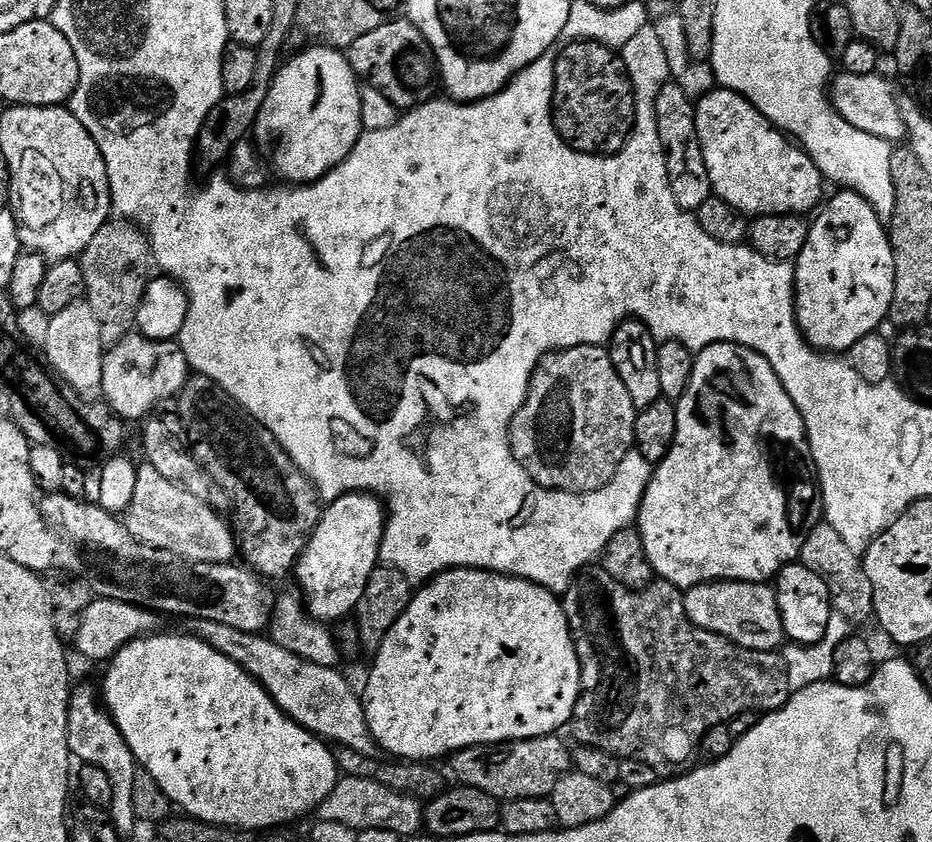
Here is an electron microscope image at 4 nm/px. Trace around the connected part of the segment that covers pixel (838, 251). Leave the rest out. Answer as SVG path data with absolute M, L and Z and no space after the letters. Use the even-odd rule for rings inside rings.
M847 190L837 193L837 196L829 195L823 207L815 213L816 221L811 221L806 242L794 261L796 323L800 325L800 335L824 354L847 353L854 346L854 342L858 342L858 338L866 338L881 327L879 324L883 320L889 319L896 281L889 229L878 218L870 202L866 202L866 198Z

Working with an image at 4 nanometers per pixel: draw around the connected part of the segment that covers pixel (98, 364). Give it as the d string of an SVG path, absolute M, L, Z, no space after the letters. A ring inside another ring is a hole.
M88 303L75 304L67 310L62 310L62 314L51 317L46 344L42 352L43 355L48 355L47 363L51 371L67 387L81 394L96 392L102 382L105 351L106 346L102 342L102 334L98 334L98 318L94 318L94 310L90 310Z

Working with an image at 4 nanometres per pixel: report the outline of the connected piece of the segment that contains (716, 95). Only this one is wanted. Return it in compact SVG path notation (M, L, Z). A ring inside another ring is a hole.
M716 86L711 92L697 99L695 105L696 129L702 146L702 154L706 158L706 170L710 174L712 191L719 199L725 200L734 211L748 218L807 217L821 207L826 196L826 192L823 192L826 181L820 175L818 166L799 144L789 139L780 129L775 128L749 100L728 88Z

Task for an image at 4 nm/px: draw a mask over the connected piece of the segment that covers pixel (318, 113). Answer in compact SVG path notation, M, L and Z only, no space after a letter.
M312 46L309 52L294 57L288 65L285 63L279 69L270 86L270 94L266 94L266 102L262 102L262 110L256 119L254 142L268 157L273 173L284 179L281 181L292 186L313 184L351 154L360 141L364 127L360 89L358 77L348 65L347 55L334 48Z

